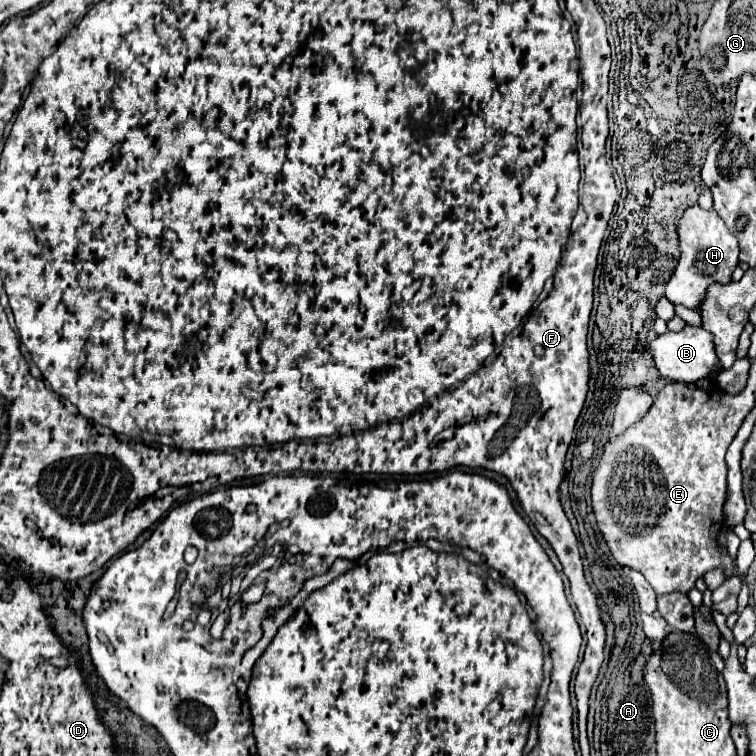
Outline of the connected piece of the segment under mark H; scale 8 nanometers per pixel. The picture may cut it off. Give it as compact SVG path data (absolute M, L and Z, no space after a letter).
M698 204L684 210L682 218L676 226L678 242L680 242L680 260L672 278L666 284L664 296L672 304L684 304L688 308L698 310L698 302L702 302L702 294L706 294L706 286L718 282L728 284L734 268L738 266L738 240L726 228L724 220L714 210L702 210Z

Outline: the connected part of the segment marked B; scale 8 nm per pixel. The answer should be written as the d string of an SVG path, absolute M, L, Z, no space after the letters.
M684 326L680 332L666 332L662 336L656 336L650 342L650 352L652 352L652 360L656 370L672 380L672 382L680 382L680 384L690 384L696 382L700 378L706 378L710 374L712 368L718 368L718 358L714 354L714 344L712 344L712 334L696 328L696 326Z

